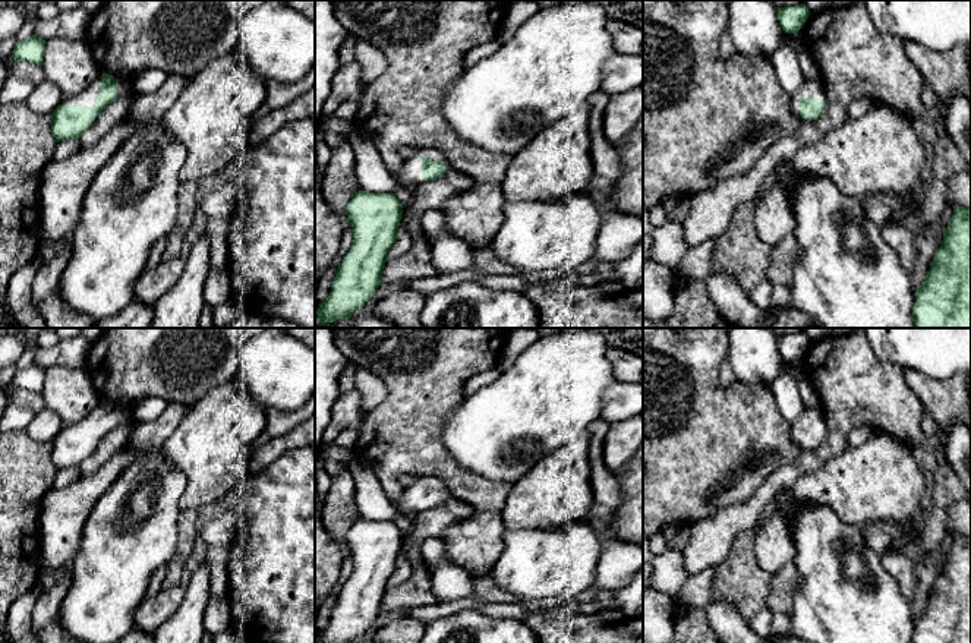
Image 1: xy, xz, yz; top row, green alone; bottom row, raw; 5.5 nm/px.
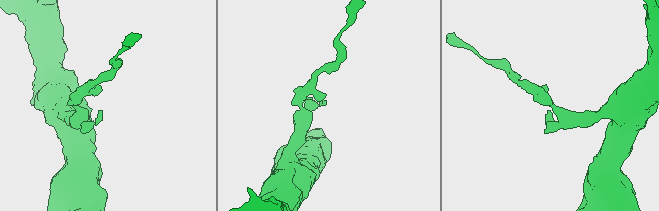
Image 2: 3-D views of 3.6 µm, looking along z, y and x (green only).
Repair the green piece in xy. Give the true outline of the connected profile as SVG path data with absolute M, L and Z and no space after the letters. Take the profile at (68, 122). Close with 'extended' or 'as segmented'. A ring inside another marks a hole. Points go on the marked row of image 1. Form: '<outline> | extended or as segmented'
M98 73L83 92L63 100L51 113L53 136L57 142L78 139L108 104L129 97L132 91L132 83L126 79Z | extended

